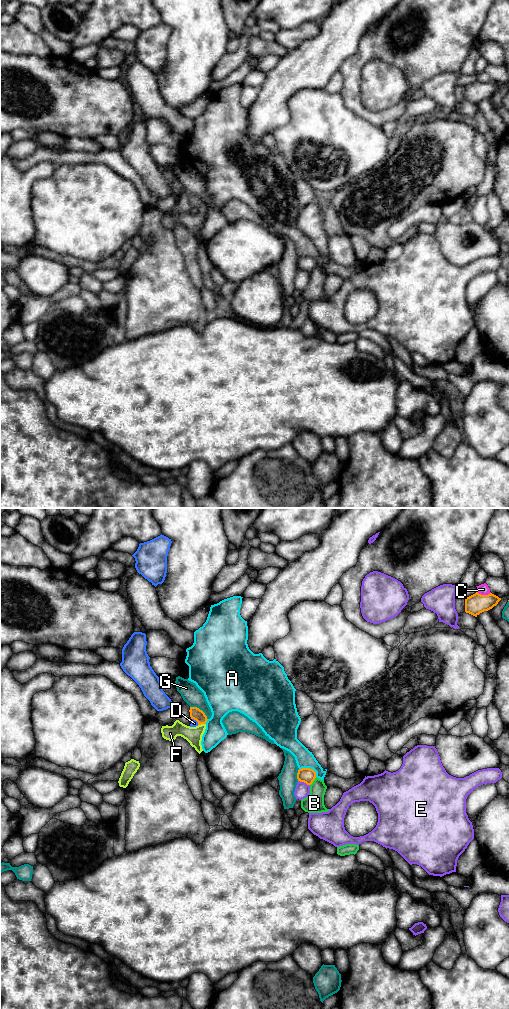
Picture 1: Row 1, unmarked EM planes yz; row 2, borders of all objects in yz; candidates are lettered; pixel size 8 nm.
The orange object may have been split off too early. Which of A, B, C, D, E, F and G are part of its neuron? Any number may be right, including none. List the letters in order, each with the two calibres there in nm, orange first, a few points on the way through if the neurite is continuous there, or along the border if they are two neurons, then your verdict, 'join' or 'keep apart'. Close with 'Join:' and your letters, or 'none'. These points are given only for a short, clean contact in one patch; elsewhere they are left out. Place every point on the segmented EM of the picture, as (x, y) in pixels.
A: 120 nm thick on the orange side, 150 nm on the other; keep apart
B: 120 nm thick on the orange side, 160 nm on the other; keep apart
C: 160 nm thick on the orange side, 90 nm on the other; border along yz (477, 591), (481, 594), (490, 593); keep apart
D: 100 nm thick on the orange side, 60 nm on the other; keep apart
E: 120 nm thick on the orange side, 120 nm on the other; keep apart
F: 100 nm thick on the orange side, 140 nm on the other; runs through yz (195, 713), (201, 723), (193, 735); join
G: 100 nm thick on the orange side, 160 nm on the other; keep apart
Join: F

